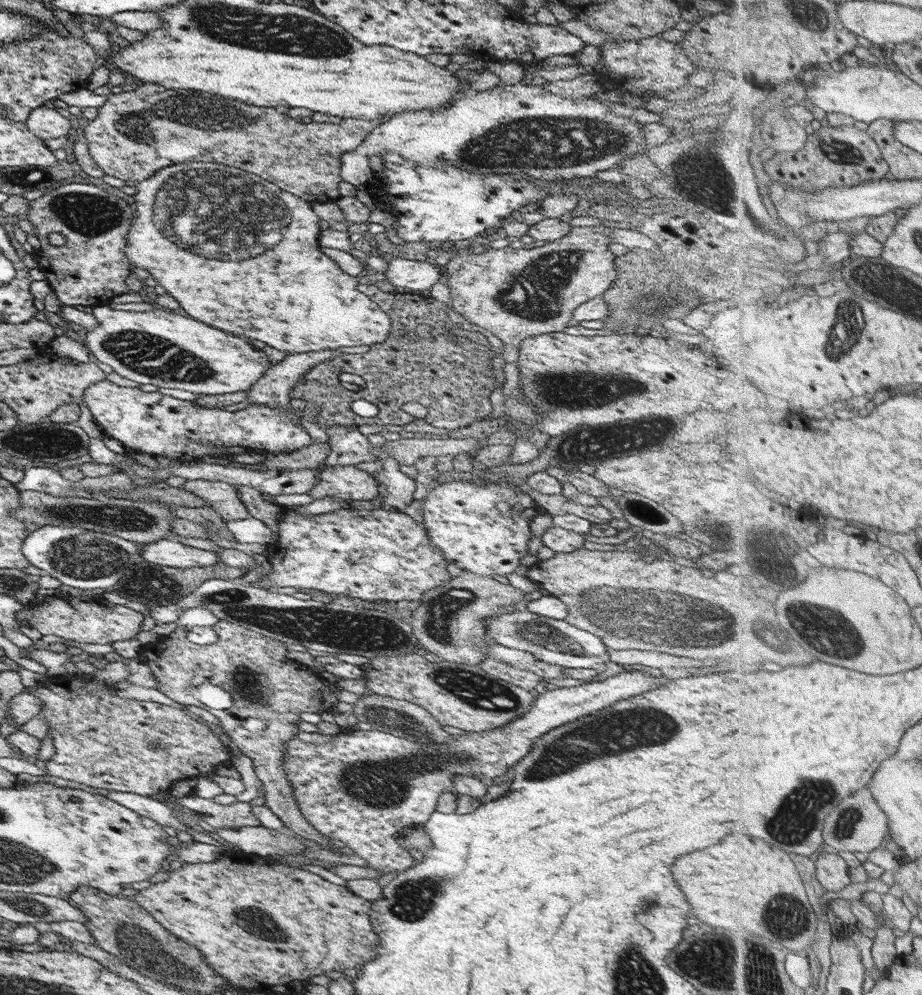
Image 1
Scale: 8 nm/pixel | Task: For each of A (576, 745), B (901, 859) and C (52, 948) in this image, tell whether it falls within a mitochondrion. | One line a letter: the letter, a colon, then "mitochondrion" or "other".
A: mitochondrion
B: other
C: other

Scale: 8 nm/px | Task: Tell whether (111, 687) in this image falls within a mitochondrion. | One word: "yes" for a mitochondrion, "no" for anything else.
no

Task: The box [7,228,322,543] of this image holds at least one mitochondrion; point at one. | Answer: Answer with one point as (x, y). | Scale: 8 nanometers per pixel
(154, 356)

